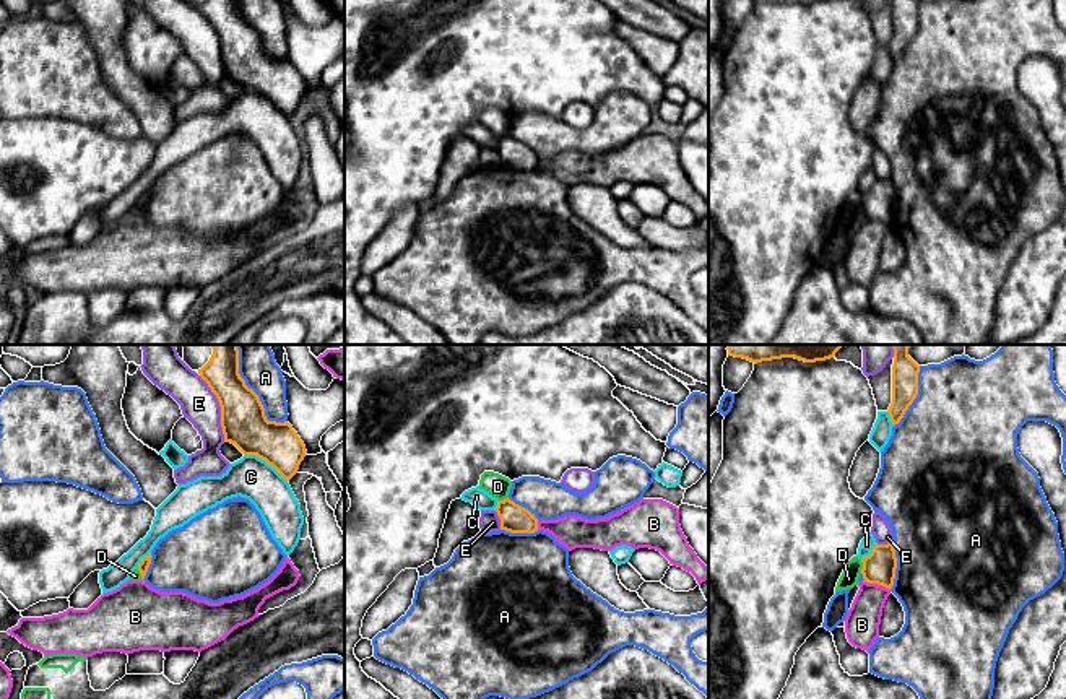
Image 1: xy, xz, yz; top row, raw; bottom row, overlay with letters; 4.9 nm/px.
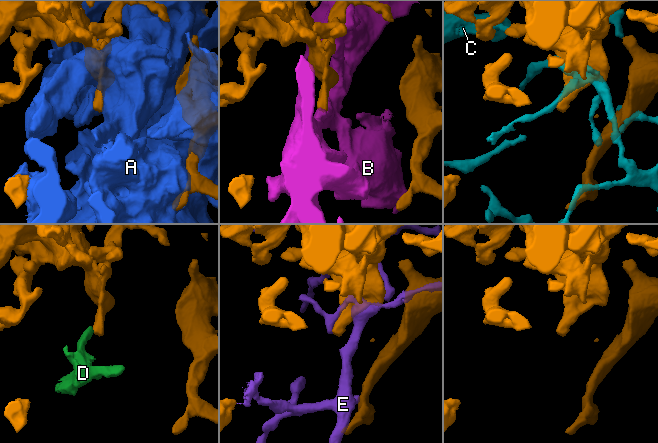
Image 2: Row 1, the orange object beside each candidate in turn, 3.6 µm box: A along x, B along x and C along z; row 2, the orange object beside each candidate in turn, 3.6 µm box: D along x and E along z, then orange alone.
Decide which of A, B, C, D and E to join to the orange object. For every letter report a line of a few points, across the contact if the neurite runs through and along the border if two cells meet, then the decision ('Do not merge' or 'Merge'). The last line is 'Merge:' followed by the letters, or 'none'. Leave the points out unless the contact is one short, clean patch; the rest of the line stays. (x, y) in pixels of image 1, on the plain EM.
A: Do not merge
B: Do not merge
C: Do not merge
D: Line: yz (860, 195), (862, 208). Do not merge
E: Do not merge
Merge: none

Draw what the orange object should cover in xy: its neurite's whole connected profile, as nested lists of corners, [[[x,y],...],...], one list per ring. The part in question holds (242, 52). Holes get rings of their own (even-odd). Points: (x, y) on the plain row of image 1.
[[[205,0],[198,5],[198,10],[219,37],[224,78],[234,80],[244,91],[257,91],[289,117],[307,89],[304,78],[292,62],[288,57],[276,59],[266,55],[258,31],[240,13],[239,0]]]

